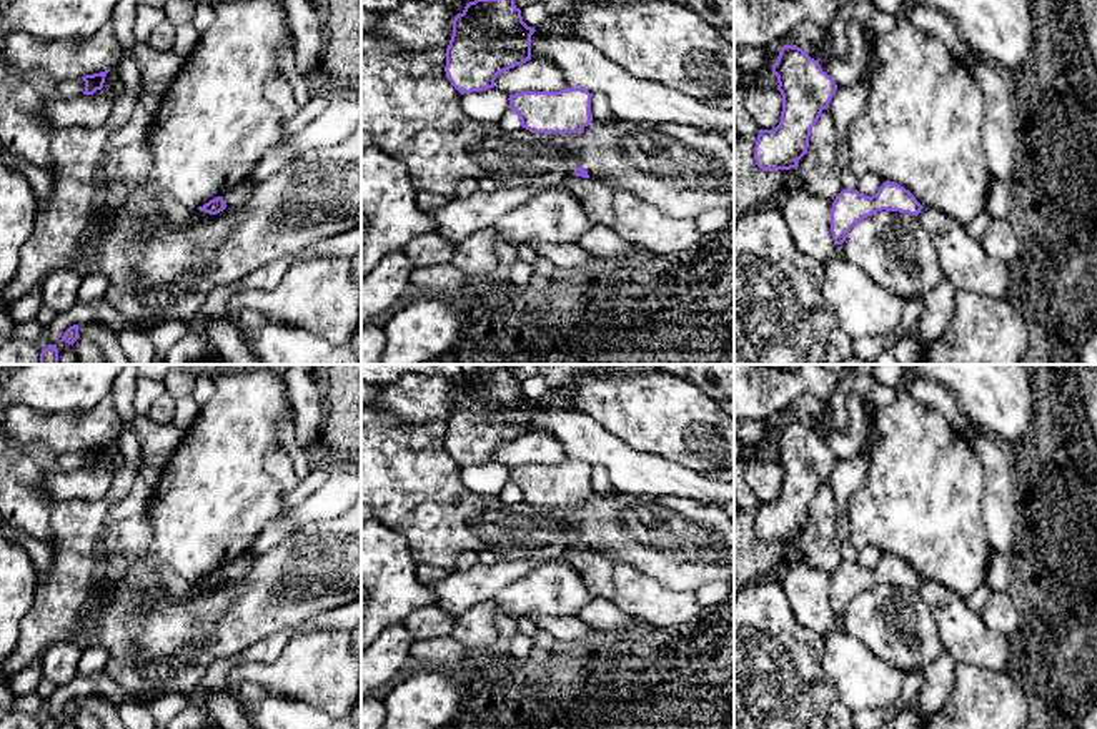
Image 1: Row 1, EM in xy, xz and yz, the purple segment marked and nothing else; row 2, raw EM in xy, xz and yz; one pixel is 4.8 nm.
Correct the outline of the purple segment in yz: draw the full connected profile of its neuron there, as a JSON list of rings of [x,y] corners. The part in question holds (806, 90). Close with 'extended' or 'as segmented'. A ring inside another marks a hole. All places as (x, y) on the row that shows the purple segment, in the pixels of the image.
[[[784,45],[772,73],[782,95],[781,122],[774,130],[759,130],[756,165],[766,171],[796,168],[809,146],[811,128],[837,90],[834,80],[802,48]]]; as segmented

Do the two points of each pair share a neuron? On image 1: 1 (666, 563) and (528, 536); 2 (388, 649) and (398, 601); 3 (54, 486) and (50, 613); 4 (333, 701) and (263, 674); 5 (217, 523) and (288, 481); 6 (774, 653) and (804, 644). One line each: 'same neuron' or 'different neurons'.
1: same neuron
2: different neurons
3: different neurons
4: same neuron
5: different neurons
6: same neuron

